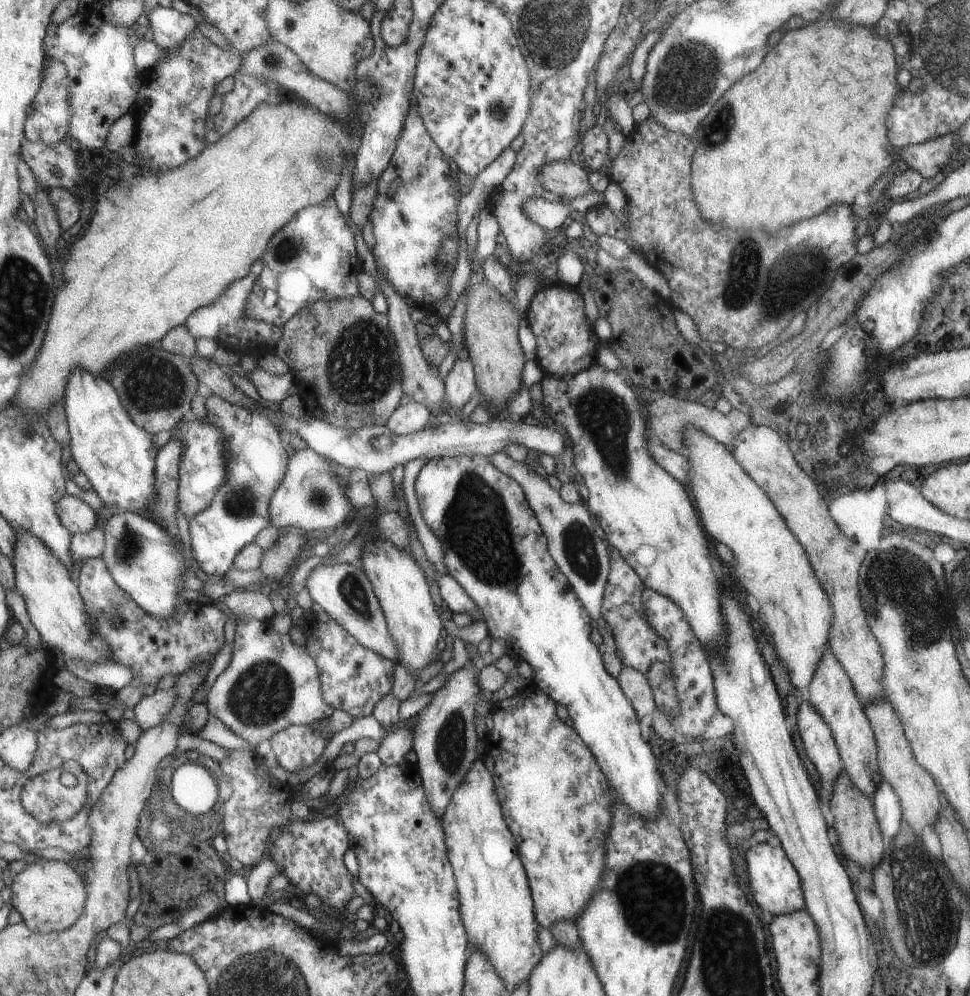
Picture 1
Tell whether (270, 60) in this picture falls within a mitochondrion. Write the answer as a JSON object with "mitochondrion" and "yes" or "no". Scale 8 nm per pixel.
{"mitochondrion":"yes"}

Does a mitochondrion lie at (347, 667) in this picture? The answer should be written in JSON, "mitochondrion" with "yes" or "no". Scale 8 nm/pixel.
{"mitochondrion":"no"}

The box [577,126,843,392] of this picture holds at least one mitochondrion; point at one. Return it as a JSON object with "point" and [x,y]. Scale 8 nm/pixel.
{"point":[742,284]}

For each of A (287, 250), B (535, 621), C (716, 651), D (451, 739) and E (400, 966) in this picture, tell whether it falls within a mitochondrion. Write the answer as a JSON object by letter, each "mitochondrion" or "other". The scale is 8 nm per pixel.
{"A":"mitochondrion","B":"other","C":"other","D":"mitochondrion","E":"other"}

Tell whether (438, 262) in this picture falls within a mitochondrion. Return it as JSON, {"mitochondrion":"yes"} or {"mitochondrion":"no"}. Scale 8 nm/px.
{"mitochondrion":"no"}

